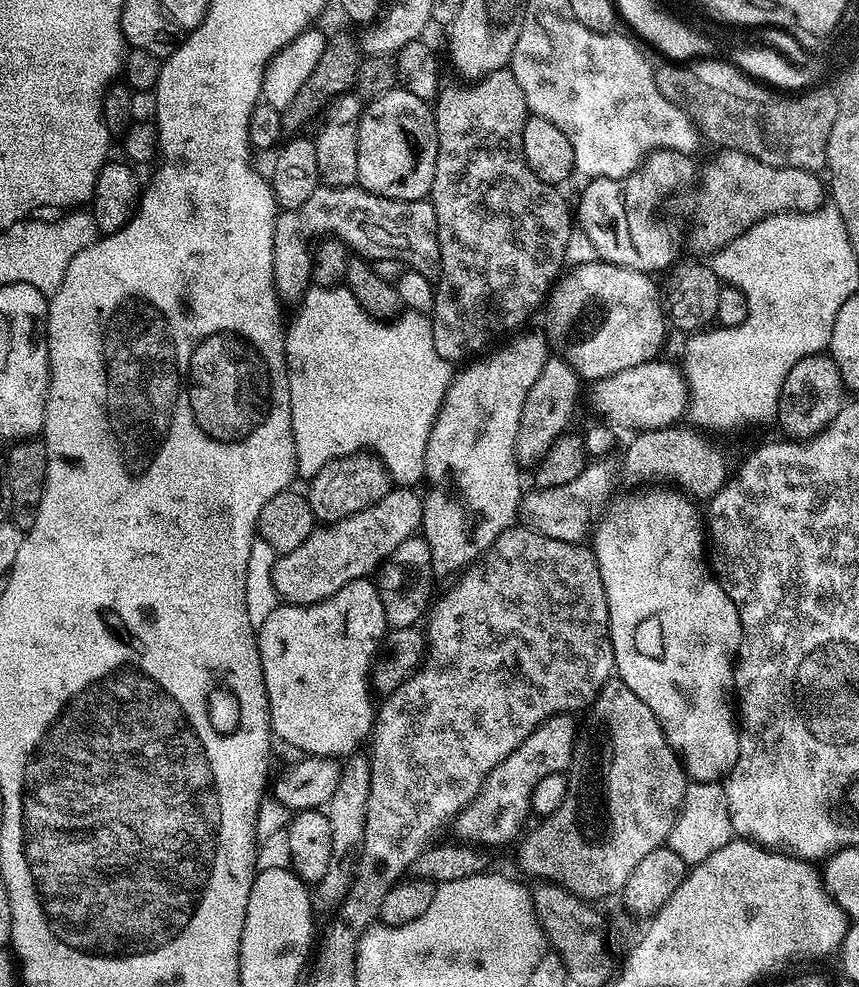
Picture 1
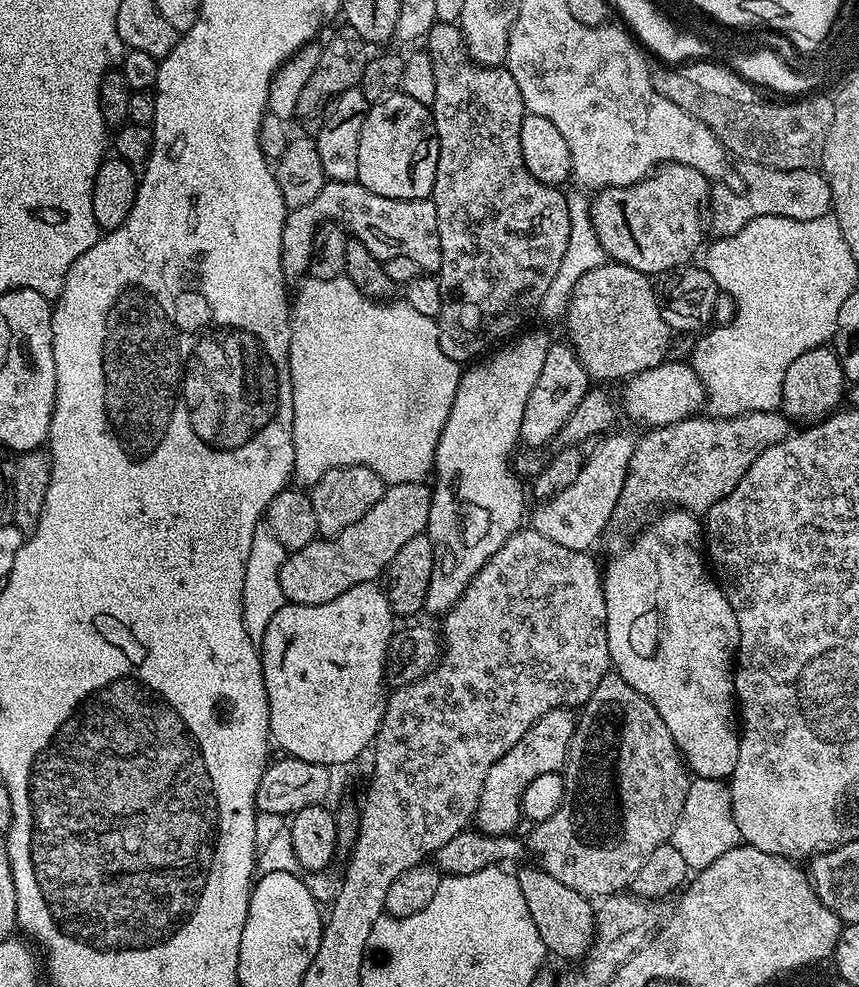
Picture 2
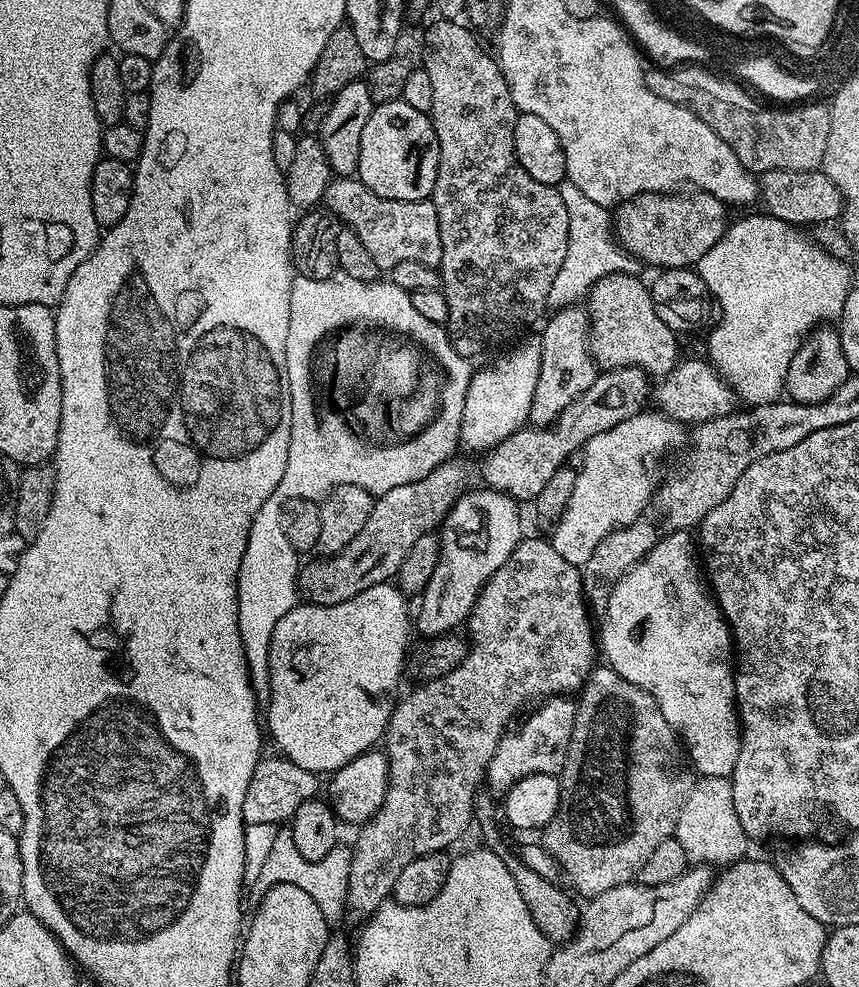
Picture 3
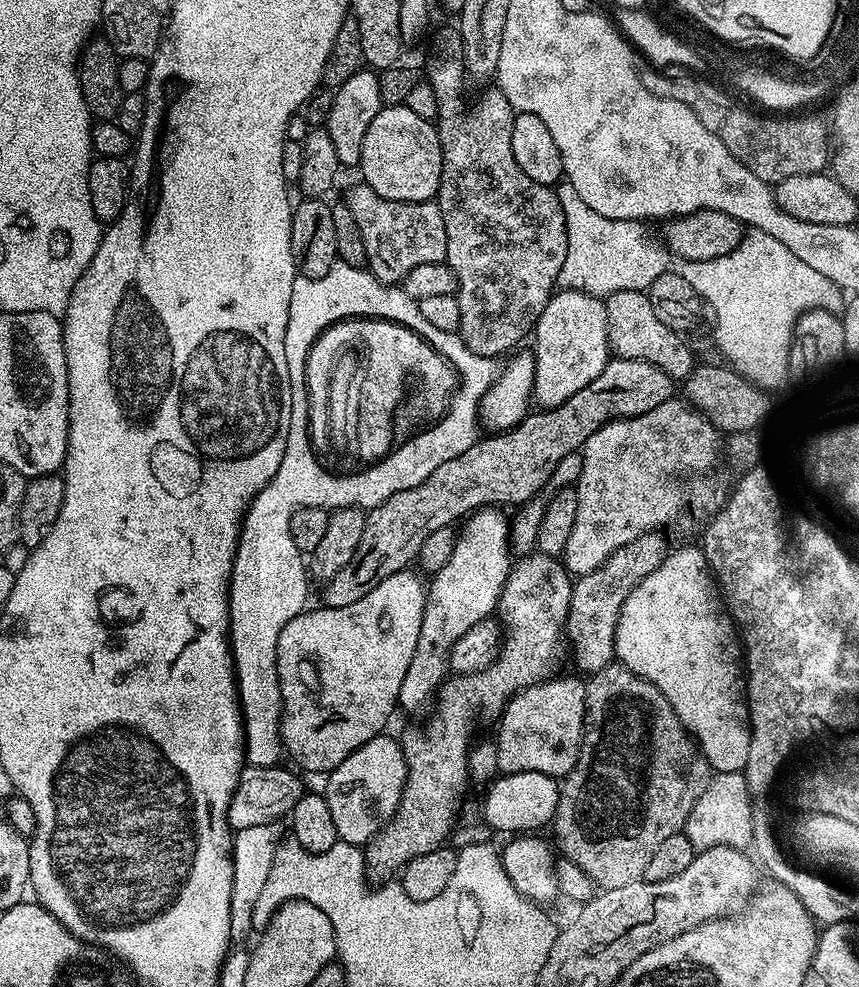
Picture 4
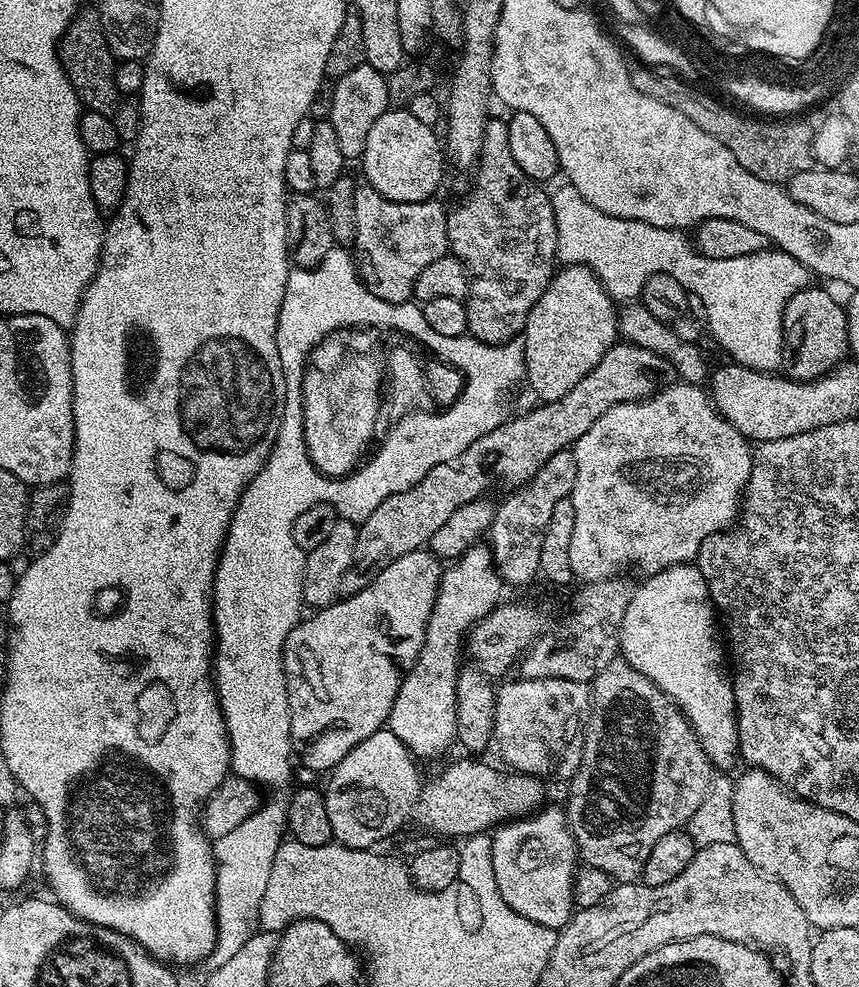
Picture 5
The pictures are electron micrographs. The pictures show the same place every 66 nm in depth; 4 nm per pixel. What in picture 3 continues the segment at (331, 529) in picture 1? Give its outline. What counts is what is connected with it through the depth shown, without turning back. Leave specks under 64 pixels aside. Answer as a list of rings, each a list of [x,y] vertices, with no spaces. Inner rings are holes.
[[[453,458],[418,482],[406,482],[406,486],[386,490],[386,494],[375,497],[370,518],[366,526],[358,530],[358,538],[354,538],[354,542],[336,556],[316,558],[313,564],[299,569],[299,595],[309,604],[334,606],[362,594],[362,590],[370,590],[370,586],[389,583],[414,542],[418,542],[422,534],[443,524],[454,502],[469,488],[467,466],[459,458]]]

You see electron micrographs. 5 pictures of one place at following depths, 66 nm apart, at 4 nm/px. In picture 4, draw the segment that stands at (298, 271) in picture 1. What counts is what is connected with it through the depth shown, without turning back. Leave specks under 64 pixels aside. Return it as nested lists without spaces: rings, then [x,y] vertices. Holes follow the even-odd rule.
[[[357,182],[346,196],[350,214],[364,235],[368,264],[373,276],[384,284],[399,285],[410,270],[423,263],[438,263],[446,254],[446,222],[439,203],[398,202],[382,198],[370,185]]]

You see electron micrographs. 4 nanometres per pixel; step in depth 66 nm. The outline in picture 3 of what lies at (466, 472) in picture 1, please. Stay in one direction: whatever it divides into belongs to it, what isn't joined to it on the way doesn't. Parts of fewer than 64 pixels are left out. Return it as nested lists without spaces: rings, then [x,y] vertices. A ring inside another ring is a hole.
[[[539,343],[520,344],[509,350],[505,356],[497,358],[493,364],[484,369],[473,371],[472,381],[466,390],[466,402],[462,406],[462,426],[460,427],[460,444],[472,452],[483,453],[510,438],[520,428],[529,423],[530,402],[534,402],[534,386],[538,386],[538,374],[542,370],[542,350]],[[481,487],[481,492],[469,490],[459,496],[454,506],[446,514],[443,524],[439,525],[440,557],[438,566],[434,566],[434,574],[430,574],[430,582],[426,582],[423,592],[418,597],[420,609],[414,612],[414,628],[421,632],[421,637],[435,638],[448,633],[465,623],[472,614],[472,607],[478,594],[486,586],[498,569],[510,558],[512,551],[518,547],[522,539],[520,533],[521,505],[507,496],[505,492],[493,492],[491,488]]]

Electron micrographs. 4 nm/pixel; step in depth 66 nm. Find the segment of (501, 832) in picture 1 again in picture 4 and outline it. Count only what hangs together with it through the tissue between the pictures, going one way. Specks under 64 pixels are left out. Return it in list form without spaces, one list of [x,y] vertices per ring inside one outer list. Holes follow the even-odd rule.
[[[557,675],[551,680],[542,680],[539,684],[531,684],[523,688],[515,696],[509,698],[504,711],[498,717],[500,729],[494,735],[497,748],[497,766],[501,773],[509,772],[547,772],[549,774],[567,774],[576,766],[580,753],[580,740],[584,736],[584,690],[583,679],[575,675]]]

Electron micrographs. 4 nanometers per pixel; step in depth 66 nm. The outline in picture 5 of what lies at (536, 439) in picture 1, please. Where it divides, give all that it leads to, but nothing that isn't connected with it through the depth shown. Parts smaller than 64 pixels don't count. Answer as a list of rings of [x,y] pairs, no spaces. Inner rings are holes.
[[[583,264],[561,267],[546,286],[542,298],[538,298],[534,310],[530,310],[528,320],[524,323],[522,339],[526,384],[536,391],[537,401],[557,400],[562,398],[562,394],[574,390],[574,386],[578,386],[578,382],[582,382],[582,378],[586,378],[586,374],[590,374],[590,370],[594,370],[594,366],[602,362],[602,354],[606,354],[606,350],[610,350],[612,345],[617,343],[617,305],[607,290],[600,285],[600,279]]]

